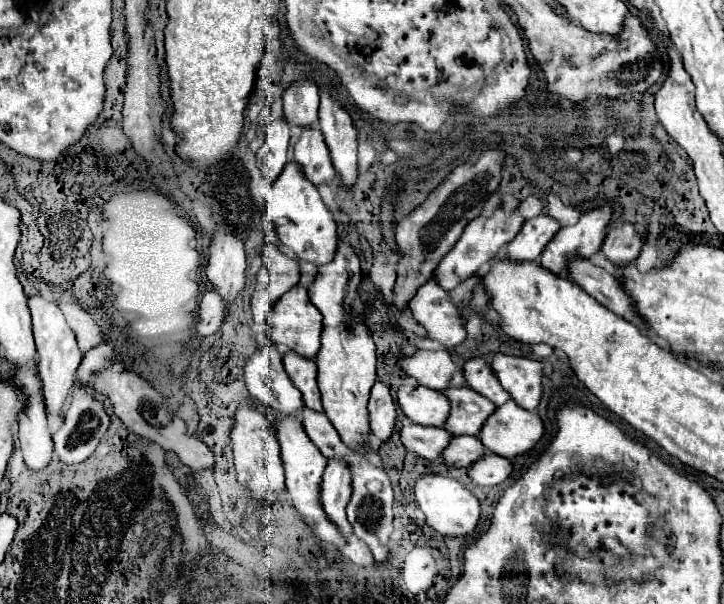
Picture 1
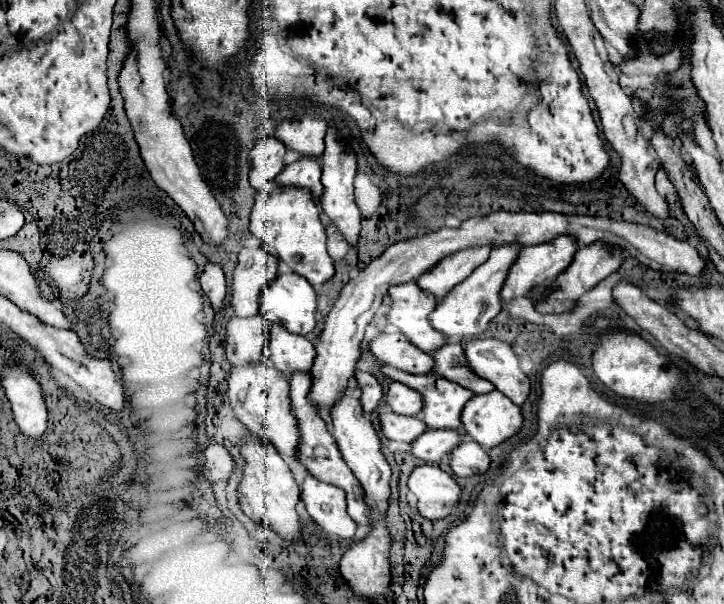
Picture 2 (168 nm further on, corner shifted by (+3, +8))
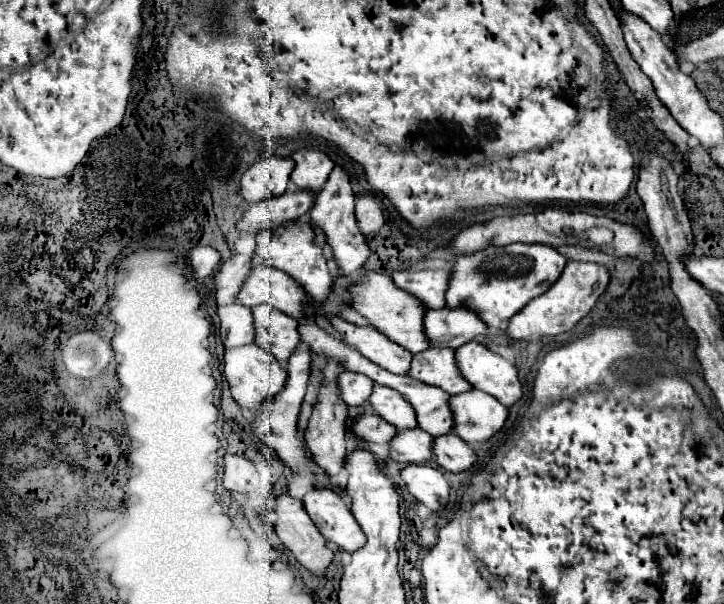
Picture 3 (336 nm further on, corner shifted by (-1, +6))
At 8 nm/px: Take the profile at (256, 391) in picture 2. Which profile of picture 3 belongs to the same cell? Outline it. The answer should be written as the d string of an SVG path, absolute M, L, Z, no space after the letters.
M244 345L240 349L226 349L224 355L224 375L230 383L230 393L234 397L234 401L242 407L248 409L250 413L258 413L260 405L264 401L268 401L272 395L278 395L288 379L286 369L272 357L268 355L264 349L260 349L260 345Z

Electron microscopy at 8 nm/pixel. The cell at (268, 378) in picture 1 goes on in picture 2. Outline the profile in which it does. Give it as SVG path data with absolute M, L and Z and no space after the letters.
M260 315L242 319L230 317L226 325L226 357L232 365L264 361L268 355L266 347L266 321Z

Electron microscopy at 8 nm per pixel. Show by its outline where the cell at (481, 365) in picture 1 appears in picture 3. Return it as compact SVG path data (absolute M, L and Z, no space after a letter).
M432 347L422 353L416 353L408 375L428 385L436 385L452 395L466 393L472 389L472 385L468 385L468 381L464 381L464 377L460 377L456 369L454 349Z

